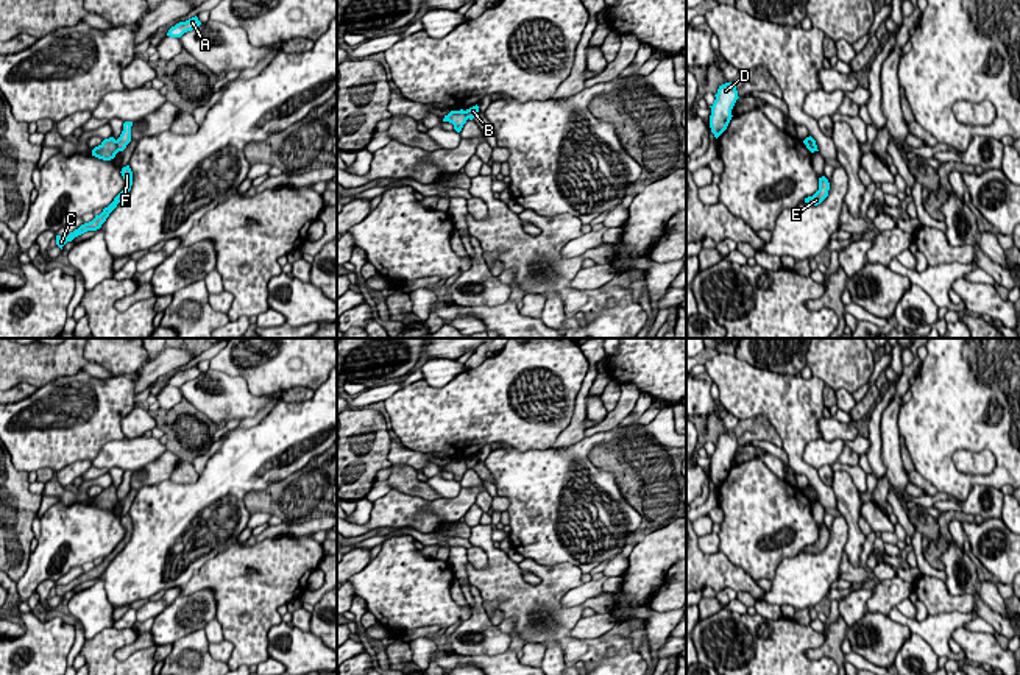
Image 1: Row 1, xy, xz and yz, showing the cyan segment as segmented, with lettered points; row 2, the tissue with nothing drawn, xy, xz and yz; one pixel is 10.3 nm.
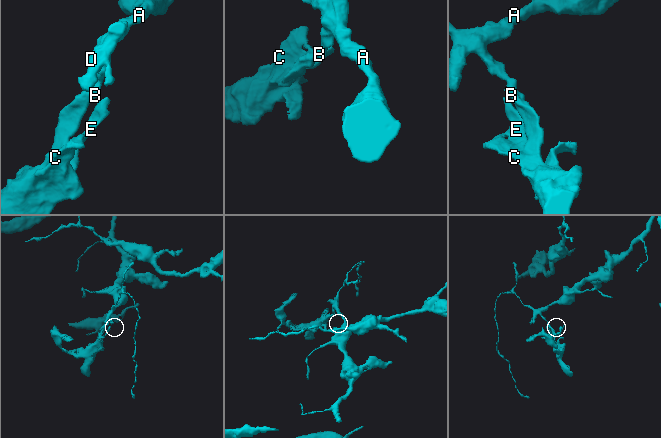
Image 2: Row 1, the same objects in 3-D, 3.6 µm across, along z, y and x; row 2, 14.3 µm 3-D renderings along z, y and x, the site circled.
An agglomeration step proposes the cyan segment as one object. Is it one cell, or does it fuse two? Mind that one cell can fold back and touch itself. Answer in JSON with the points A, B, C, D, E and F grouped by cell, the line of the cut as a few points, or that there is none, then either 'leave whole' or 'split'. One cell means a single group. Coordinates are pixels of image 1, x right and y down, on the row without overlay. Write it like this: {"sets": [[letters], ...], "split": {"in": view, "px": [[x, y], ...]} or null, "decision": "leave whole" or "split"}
{"sets": [["A", "B", "D"], ["C", "E", "F"]], "split": {"in": "xy", "px": [[116, 490], [119, 499]]}, "decision": "split"}

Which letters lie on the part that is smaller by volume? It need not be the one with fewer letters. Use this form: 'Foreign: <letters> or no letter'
Foreign: C, E, F

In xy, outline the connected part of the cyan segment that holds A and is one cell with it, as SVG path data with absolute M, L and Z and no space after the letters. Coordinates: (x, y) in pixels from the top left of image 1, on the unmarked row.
M192 366L186 371L179 371L175 376L172 376L167 382L167 385L170 387L181 387L184 382L197 379L201 374L201 371L198 369L198 366Z

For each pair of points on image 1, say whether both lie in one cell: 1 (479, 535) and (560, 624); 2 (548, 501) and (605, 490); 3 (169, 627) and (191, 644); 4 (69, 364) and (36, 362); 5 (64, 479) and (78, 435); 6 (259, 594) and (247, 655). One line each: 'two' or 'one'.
1: one
2: one
3: two
4: one
5: two
6: one

